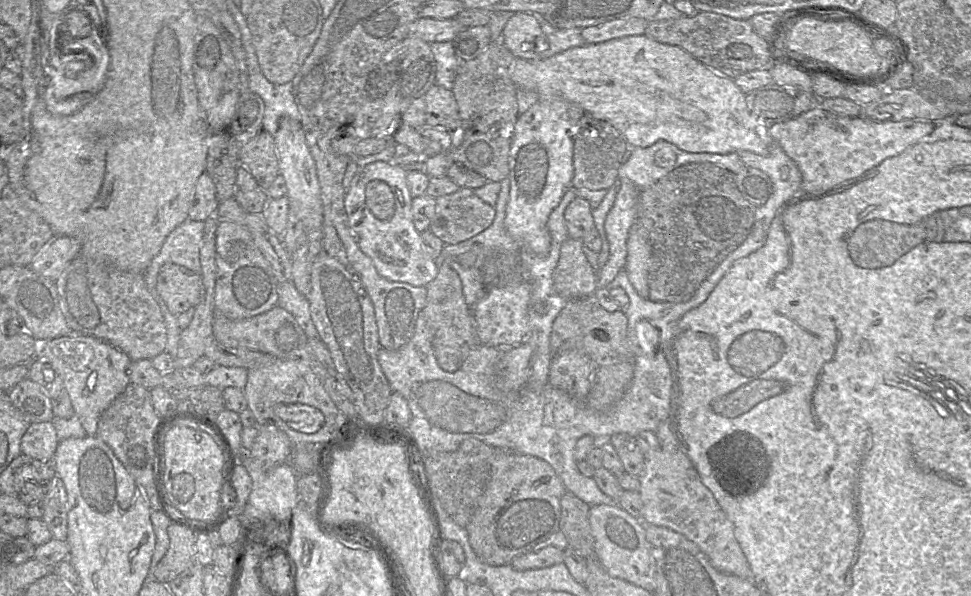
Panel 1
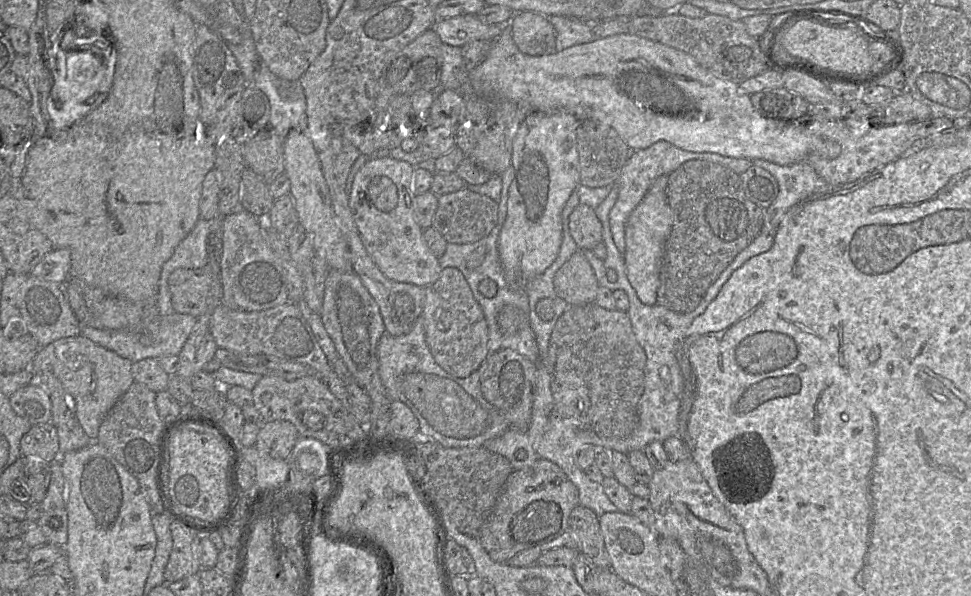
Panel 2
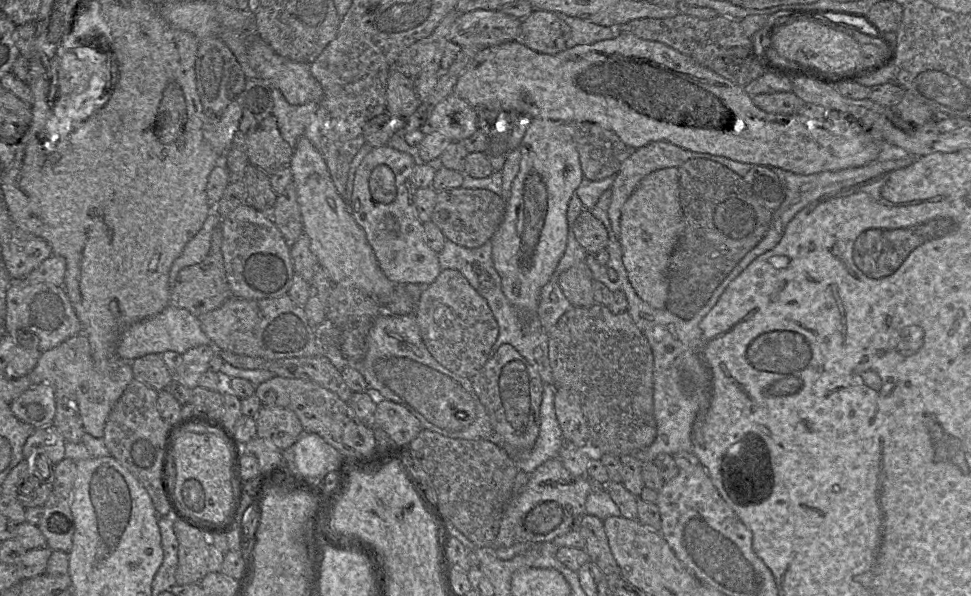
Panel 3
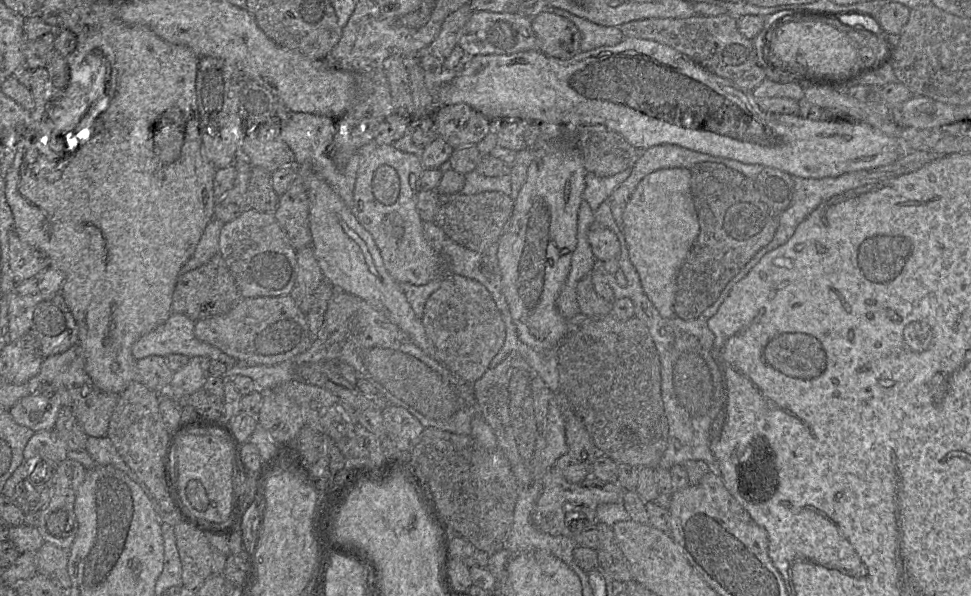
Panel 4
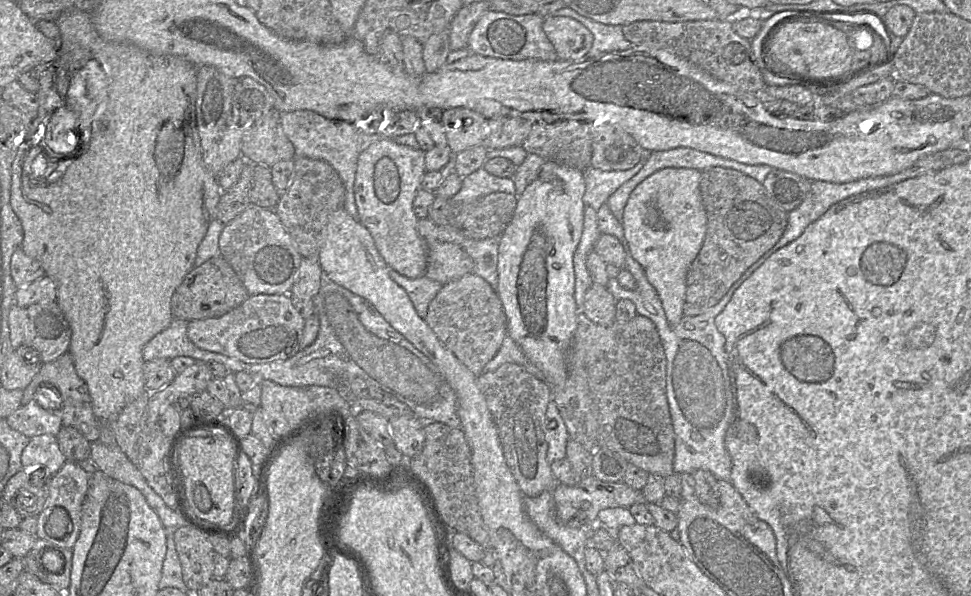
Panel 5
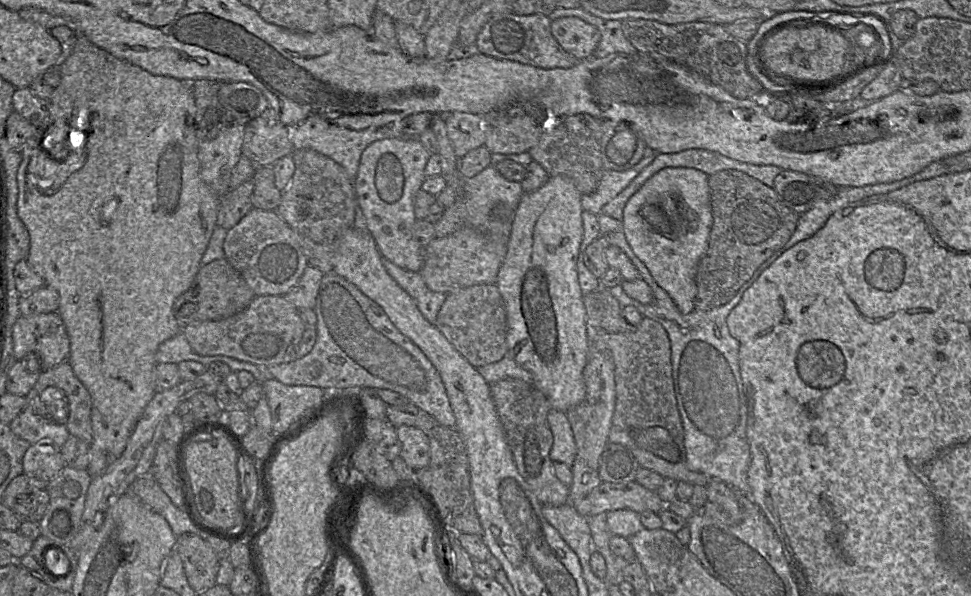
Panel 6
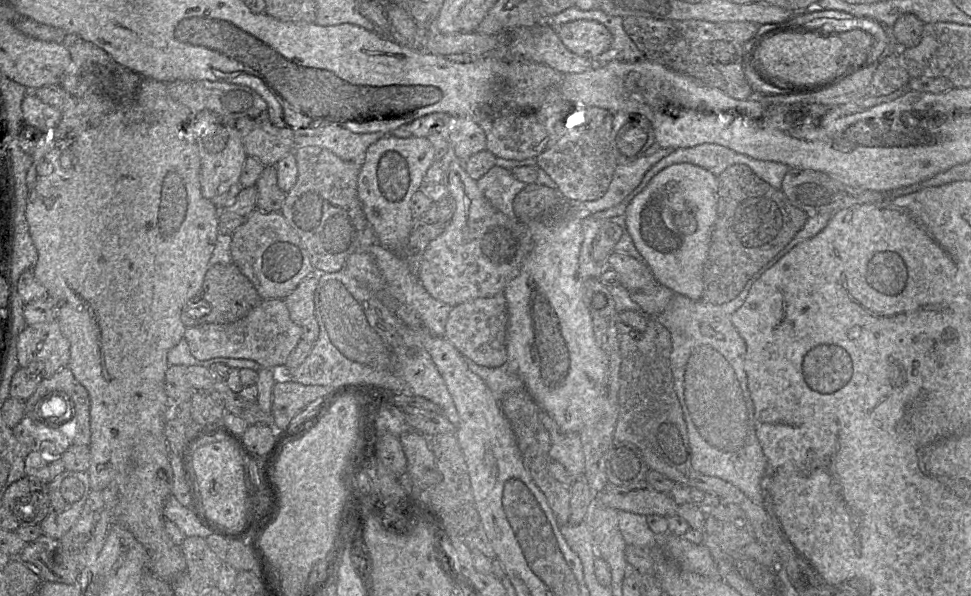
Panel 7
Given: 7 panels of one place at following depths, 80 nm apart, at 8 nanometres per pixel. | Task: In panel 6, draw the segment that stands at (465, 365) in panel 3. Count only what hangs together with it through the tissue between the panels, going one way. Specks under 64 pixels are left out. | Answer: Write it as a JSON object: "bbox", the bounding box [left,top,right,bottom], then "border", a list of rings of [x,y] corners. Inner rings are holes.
{"bbox":[435,284,508,368],"border":[[[496,284],[473,285],[448,294],[435,326],[475,368],[498,362],[508,352],[507,313]]]}

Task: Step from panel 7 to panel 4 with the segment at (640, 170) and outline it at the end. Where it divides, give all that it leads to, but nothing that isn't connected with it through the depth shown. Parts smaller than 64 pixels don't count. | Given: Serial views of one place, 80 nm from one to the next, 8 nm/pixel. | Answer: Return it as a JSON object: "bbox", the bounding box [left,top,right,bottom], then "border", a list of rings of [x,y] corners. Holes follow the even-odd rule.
{"bbox":[583,167,632,211],"border":[[[632,167],[609,177],[599,177],[587,172],[583,199],[588,202],[593,211],[596,211],[601,203],[609,199],[613,191],[630,176],[631,172]]]}

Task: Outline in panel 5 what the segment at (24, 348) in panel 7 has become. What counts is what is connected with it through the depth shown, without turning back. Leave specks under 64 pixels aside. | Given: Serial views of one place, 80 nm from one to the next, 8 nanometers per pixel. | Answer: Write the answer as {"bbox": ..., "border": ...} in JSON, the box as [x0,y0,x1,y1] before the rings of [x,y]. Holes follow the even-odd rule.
{"bbox":[9,301,71,364],"border":[[[57,301],[35,303],[27,307],[14,305],[9,313],[10,341],[14,351],[21,346],[29,346],[36,349],[41,355],[41,364],[55,361],[69,352],[71,329],[69,323],[59,307]]]}

